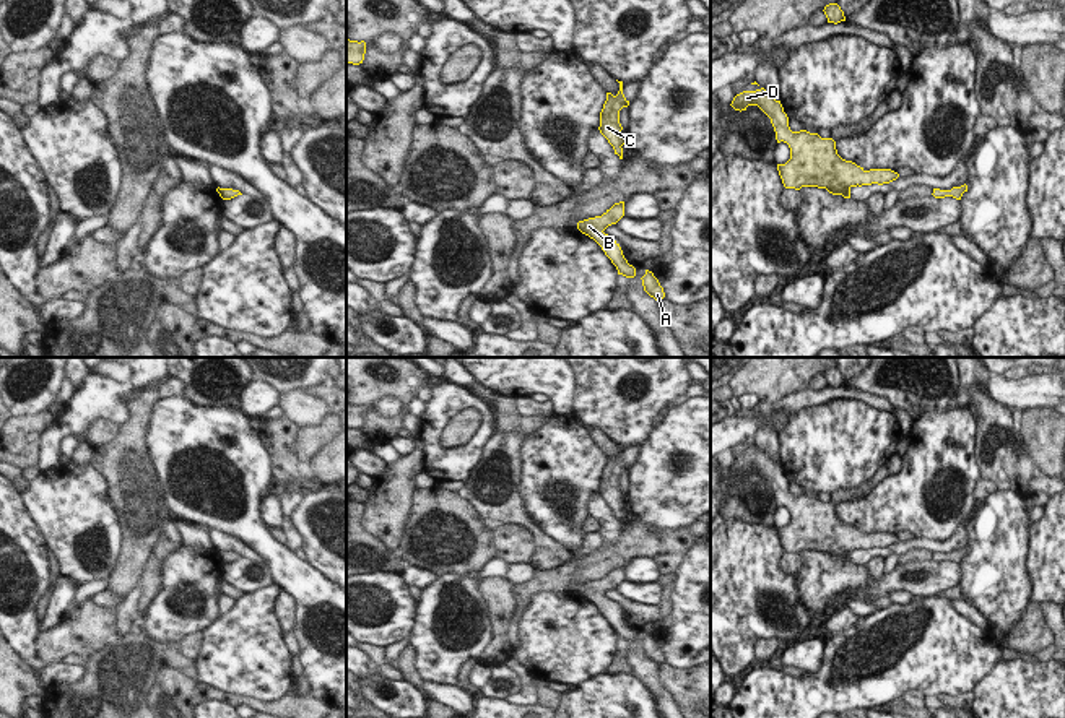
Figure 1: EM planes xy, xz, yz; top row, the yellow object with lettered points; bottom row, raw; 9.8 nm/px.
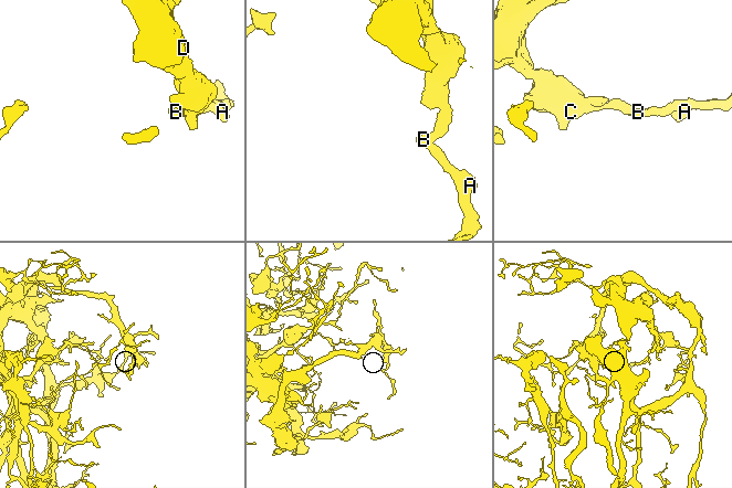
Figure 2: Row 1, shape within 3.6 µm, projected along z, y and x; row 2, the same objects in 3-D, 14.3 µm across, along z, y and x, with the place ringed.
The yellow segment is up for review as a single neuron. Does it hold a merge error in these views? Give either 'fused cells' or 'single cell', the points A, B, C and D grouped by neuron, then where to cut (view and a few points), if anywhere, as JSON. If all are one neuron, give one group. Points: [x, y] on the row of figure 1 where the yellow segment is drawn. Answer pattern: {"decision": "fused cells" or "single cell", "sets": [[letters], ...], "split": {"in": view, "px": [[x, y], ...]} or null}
{"decision": "single cell", "sets": [["A", "B", "C", "D"]], "split": null}

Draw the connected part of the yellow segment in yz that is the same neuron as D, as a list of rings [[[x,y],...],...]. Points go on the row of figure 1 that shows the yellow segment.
[[[764,88],[737,94],[730,106],[740,112],[748,106],[758,106],[771,119],[777,143],[789,145],[790,159],[777,164],[785,188],[818,187],[850,198],[852,187],[883,185],[899,177],[891,169],[865,171],[855,162],[842,159],[832,138],[821,138],[806,130],[792,132],[780,101],[776,101]]]

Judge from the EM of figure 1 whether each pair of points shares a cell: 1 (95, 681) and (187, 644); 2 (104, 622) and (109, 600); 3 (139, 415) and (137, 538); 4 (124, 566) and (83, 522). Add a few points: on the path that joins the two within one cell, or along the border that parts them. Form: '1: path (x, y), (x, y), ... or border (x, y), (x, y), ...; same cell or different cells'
1: border (179, 644), (179, 650), (194, 661); different cells
2: border (90, 598), (101, 606), (114, 609); different cells
3: path (135, 445), (137, 507); same cell
4: border (117, 520), (121, 553), (114, 570), (106, 579); different cells

